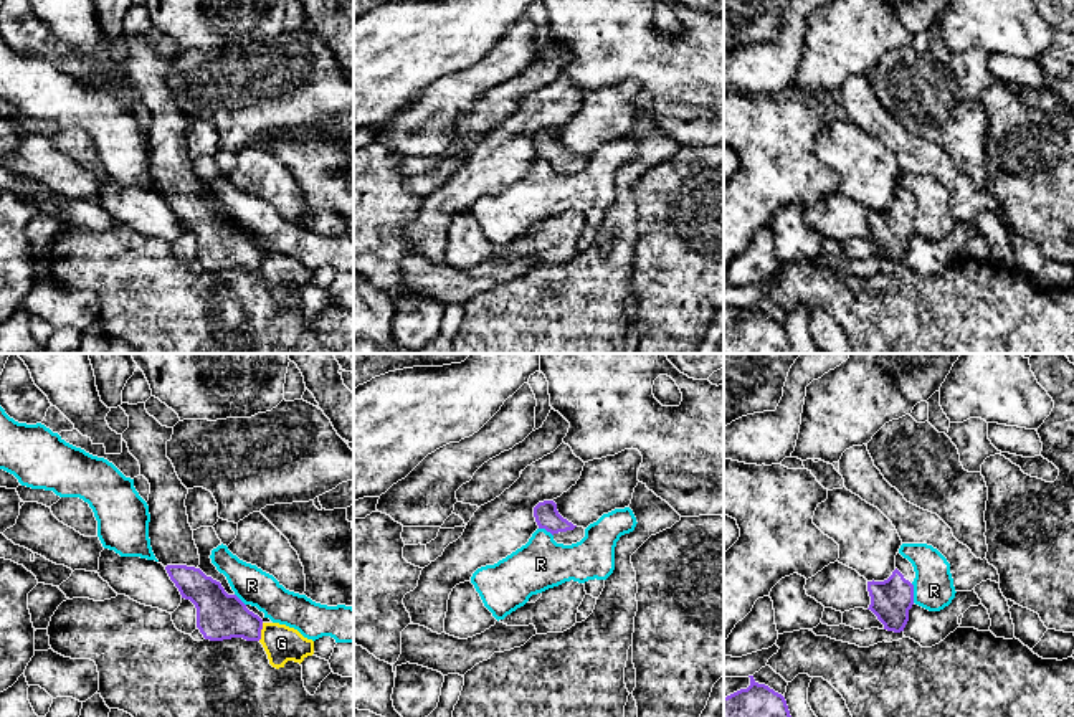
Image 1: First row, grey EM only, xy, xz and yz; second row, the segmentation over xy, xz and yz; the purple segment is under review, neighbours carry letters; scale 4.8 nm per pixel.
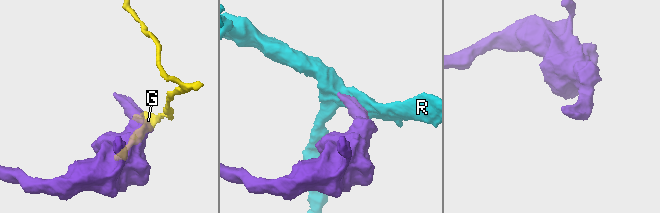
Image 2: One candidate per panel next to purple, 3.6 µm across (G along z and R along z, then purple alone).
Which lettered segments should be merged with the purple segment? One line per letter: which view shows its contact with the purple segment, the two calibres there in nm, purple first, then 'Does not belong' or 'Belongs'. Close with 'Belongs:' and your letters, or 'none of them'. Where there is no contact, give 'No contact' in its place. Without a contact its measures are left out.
G: Touches purple in xy. Thickness 220 nm (purple) against 180 nm. Does not belong
R: Touches purple in yz. Thickness 200 nm (purple) against 200 nm. Does not belong
Belongs: none of them

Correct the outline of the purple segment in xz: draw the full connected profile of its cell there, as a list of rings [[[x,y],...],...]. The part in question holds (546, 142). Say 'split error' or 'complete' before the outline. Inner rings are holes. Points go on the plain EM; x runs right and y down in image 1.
split error; [[[554,131],[539,132],[534,137],[534,147],[539,159],[545,159],[554,165],[557,173],[572,175],[580,172],[585,167],[585,159],[577,157],[567,149],[563,149]]]

